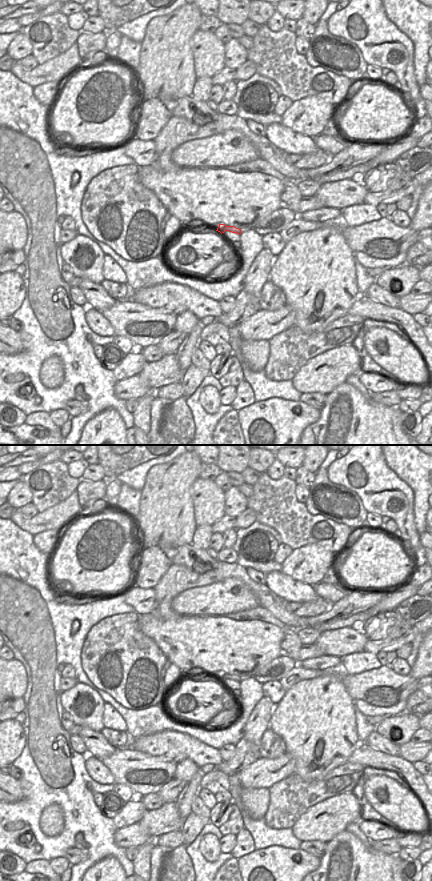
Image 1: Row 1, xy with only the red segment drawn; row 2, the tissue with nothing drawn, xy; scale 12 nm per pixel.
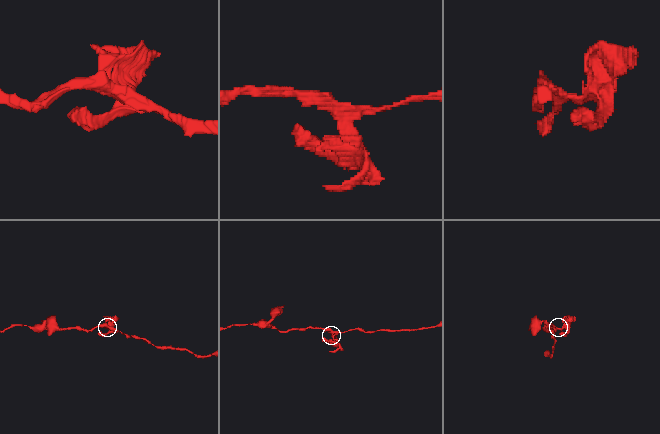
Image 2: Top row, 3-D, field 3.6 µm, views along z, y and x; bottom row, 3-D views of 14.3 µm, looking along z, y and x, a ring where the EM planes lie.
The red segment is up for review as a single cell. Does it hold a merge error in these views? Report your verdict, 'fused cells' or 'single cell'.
fused cells

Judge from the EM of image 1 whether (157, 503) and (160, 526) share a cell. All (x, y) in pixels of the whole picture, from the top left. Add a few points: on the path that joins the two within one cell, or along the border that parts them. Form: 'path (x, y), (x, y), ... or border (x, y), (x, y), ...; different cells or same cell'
path (160, 509), (160, 520); same cell

